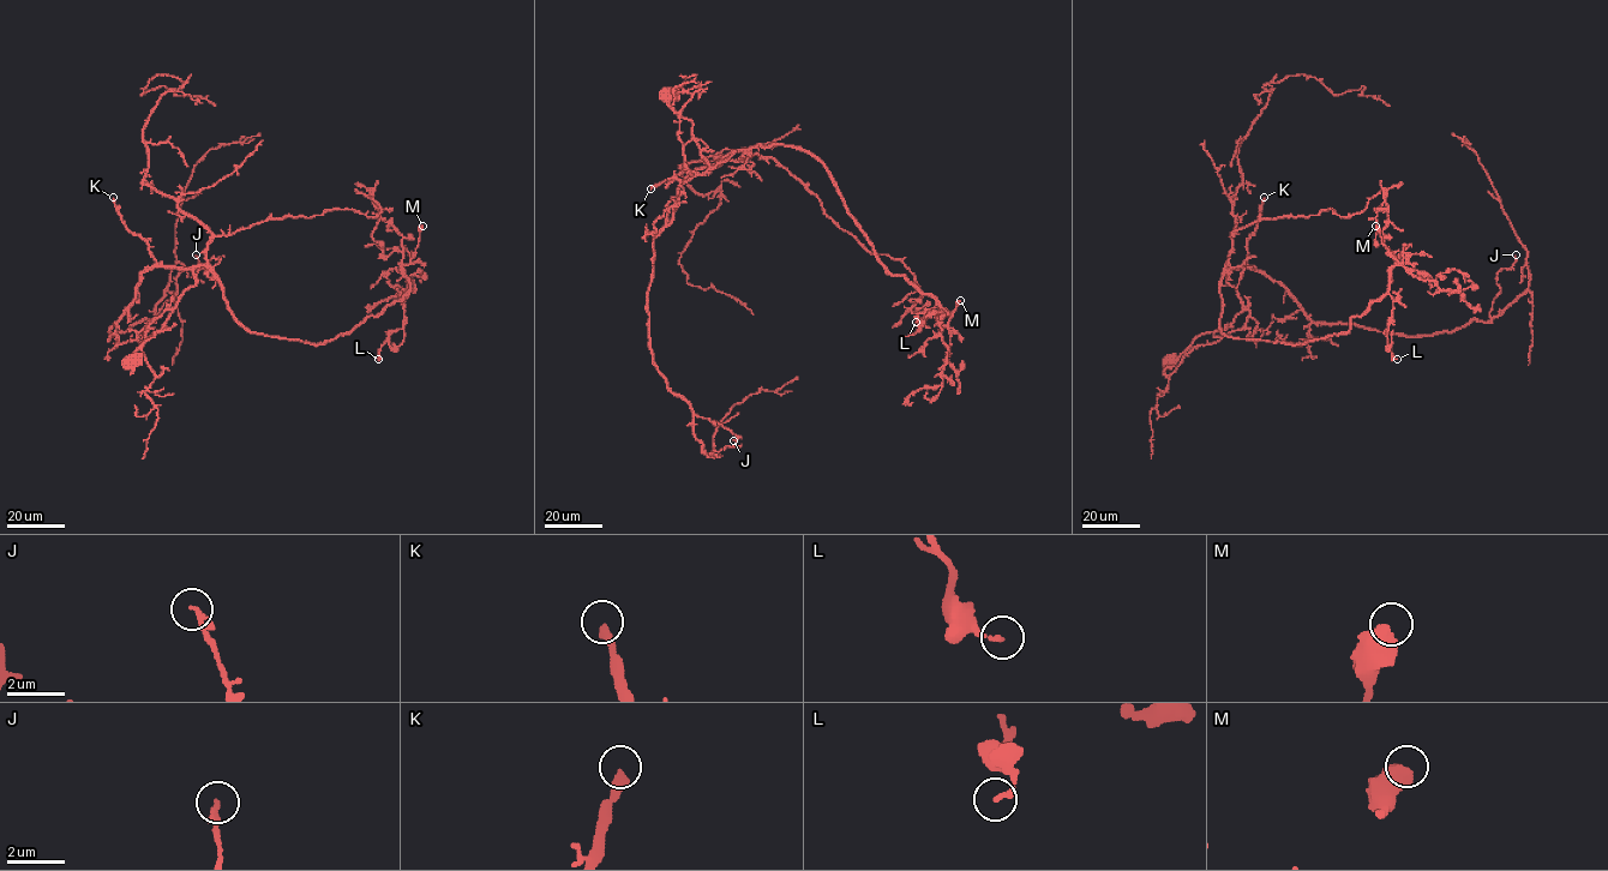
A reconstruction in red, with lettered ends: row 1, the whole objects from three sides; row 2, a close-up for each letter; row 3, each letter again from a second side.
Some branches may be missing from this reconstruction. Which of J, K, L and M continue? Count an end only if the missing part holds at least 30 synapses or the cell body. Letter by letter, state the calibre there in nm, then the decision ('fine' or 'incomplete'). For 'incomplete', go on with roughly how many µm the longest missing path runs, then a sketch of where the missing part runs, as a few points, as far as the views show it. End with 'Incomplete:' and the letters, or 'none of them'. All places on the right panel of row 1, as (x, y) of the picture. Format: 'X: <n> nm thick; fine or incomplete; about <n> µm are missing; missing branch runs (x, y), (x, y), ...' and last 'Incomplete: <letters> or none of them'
J: 170 nm thick; fine
K: 280 nm thick; incomplete; about 50 µm are missing; missing branch runs (1264, 197), (1266, 157), (1283, 118), (1303, 115), (1310, 108)
L: 150 nm thick; fine
M: 600 nm thick; fine
Incomplete: K

